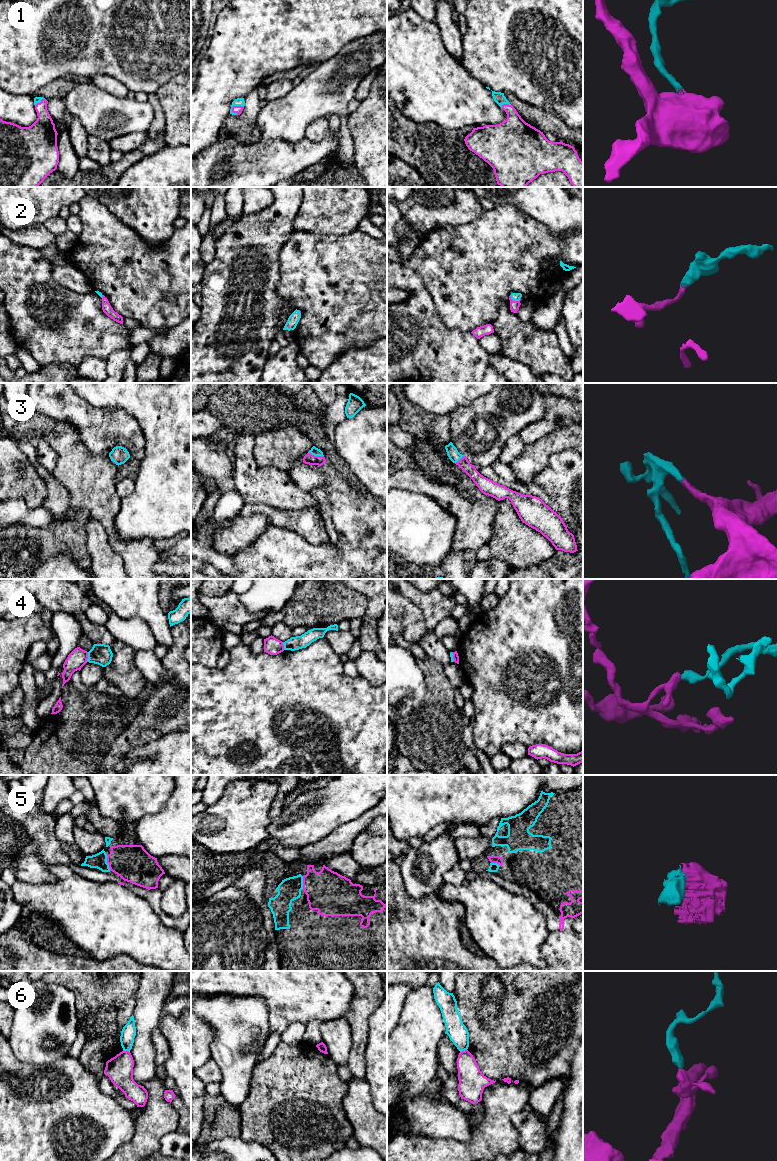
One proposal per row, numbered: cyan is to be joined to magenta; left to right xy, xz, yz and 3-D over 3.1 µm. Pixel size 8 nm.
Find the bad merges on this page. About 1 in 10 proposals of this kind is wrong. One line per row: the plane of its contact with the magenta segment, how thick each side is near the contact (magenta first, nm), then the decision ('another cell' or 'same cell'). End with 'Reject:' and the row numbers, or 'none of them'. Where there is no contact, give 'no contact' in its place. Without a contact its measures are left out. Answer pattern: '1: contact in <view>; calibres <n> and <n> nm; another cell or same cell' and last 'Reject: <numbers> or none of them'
1: contact in xz; calibres 60 and 60 nm; same cell
2: contact in yz; calibres 80 and 60 nm; same cell
3: contact in xz; calibres 90 and 70 nm; same cell
4: contact in xy; calibres 150 and 170 nm; another cell
5: contact in xy; calibres 300 and 120 nm; same cell
6: contact in xy; calibres 220 and 120 nm; another cell
Reject: 4, 6

